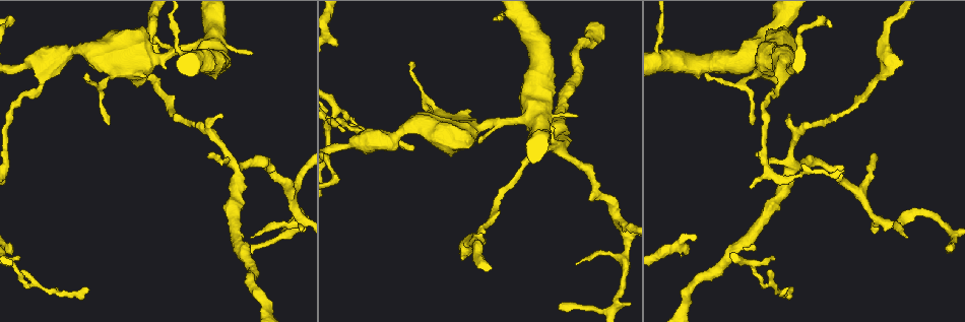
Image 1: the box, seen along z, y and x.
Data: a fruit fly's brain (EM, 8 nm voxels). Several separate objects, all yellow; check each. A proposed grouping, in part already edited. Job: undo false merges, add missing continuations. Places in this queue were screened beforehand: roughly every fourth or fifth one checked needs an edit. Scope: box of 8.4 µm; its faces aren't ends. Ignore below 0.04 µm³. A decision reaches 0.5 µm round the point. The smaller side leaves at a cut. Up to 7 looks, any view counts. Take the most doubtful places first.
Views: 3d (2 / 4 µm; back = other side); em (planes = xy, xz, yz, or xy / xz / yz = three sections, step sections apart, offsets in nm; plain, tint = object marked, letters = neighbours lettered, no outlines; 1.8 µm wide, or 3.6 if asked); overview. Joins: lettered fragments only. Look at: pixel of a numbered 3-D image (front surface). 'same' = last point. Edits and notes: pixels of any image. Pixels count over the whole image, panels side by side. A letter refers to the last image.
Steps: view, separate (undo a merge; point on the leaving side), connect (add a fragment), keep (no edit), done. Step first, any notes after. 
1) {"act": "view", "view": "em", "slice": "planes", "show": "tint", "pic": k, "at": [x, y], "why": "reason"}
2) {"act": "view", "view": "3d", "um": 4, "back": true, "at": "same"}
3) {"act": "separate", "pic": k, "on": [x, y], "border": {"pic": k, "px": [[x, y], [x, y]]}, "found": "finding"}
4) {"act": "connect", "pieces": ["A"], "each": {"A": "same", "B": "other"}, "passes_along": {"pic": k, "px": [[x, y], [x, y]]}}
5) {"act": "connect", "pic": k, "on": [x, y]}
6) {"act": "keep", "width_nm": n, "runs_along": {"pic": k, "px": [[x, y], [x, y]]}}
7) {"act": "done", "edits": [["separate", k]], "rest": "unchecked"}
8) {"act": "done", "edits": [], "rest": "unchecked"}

{"act": "view", "view": "em", "slice": "planes", "show": "letters", "pic": 1, "at": [222, 114], "why": "tapers out"}

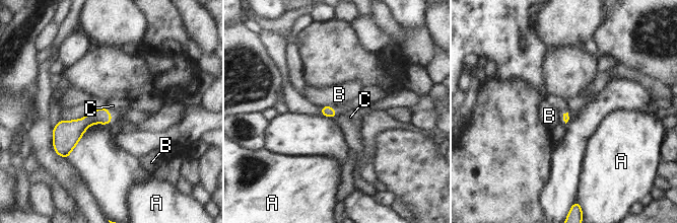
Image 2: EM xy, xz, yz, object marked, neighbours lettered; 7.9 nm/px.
{"act": "keep", "each": {"A": "other", "B": "other", "C": "other"}, "border": {"pic": 2, "px": [[331, 106], [337, 115]]}, "found": "no lettered fragment goes on from it"}

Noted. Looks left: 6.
{"act": "view", "view": "3d", "um": 4, "pic": 1, "at": [759, 43], "why": "small branch off a trunk"}

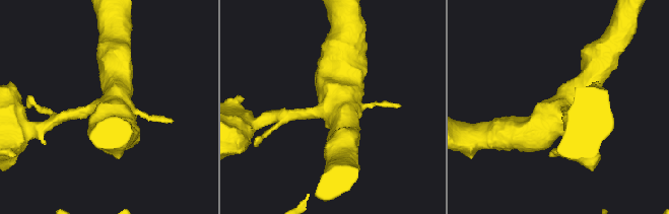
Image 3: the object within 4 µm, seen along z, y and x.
{"act": "view", "view": "em", "slice": "planes", "show": "letters", "pic": 3, "at": [332, 108]}

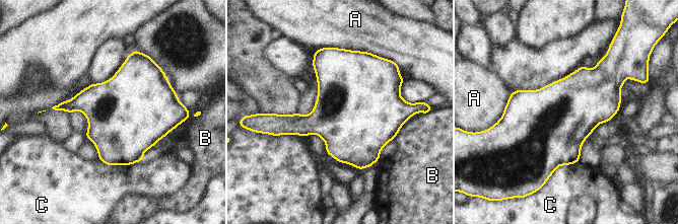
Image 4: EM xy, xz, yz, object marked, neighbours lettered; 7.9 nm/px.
{"act": "keep", "longest_contact_nm": ["A", 550], "each": {"A": "other", "B": "other", "C": "other"}, "found": "continuous, no second neuron"}

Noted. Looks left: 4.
{"act": "view", "view": "em", "um": 3.6, "slice": "planes", "show": "plain", "pic": 1, "at": [142, 59], "why": "calibre changes"}

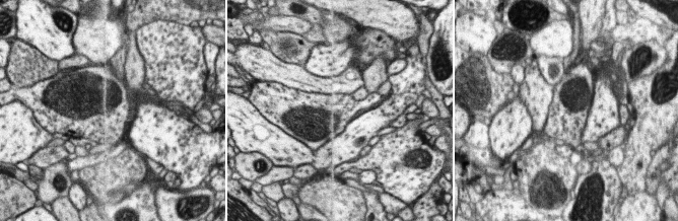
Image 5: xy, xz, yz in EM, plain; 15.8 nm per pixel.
{"act": "view", "view": "em", "um": 3.6, "slice": "planes", "show": "letters", "at": "same"}

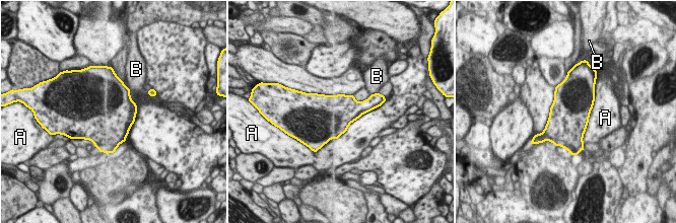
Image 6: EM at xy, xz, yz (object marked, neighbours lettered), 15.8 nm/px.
{"act": "keep", "width_nm": 600, "each": {"A": "other", "B": "other"}, "border": {"pic": 6, "px": [[376, 107], [324, 144]]}, "found": "all the same neuron"}

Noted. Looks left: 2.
{"act": "done", "edits": [], "rest": "unchecked"}

